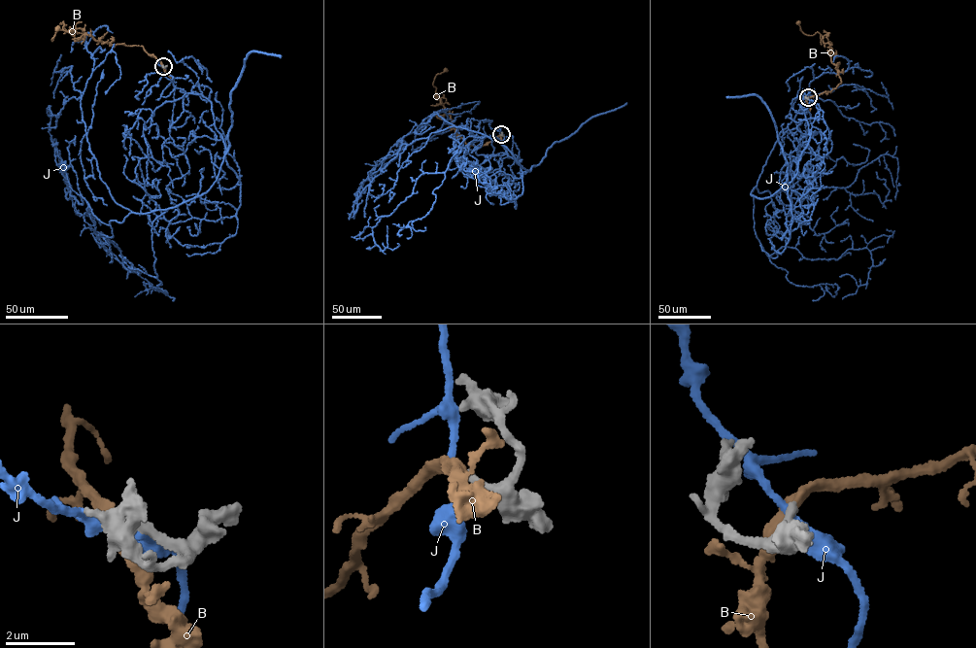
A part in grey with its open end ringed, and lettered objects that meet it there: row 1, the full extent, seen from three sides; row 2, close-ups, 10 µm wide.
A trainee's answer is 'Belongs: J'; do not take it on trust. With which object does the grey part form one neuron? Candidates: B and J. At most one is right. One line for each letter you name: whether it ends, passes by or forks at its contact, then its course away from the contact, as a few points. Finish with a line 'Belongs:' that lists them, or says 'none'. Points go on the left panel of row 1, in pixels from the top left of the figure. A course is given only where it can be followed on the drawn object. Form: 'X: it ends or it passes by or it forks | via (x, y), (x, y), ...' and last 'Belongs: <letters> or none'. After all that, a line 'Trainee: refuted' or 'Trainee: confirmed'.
B: it passes by | via (163, 66), (142, 46), (98, 41), (80, 28), (71, 32), (58, 28), (51, 41), (57, 26)
Belongs: B
Trainee: refuted

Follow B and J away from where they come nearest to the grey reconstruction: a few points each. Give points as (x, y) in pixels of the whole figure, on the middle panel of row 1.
B: (501, 135), (478, 147), (466, 144), (458, 135), (432, 85), (436, 75), (446, 69)
J: (501, 135), (526, 172), (504, 146), (469, 136), (446, 170), (422, 173), (372, 228), (383, 251), (387, 225)

